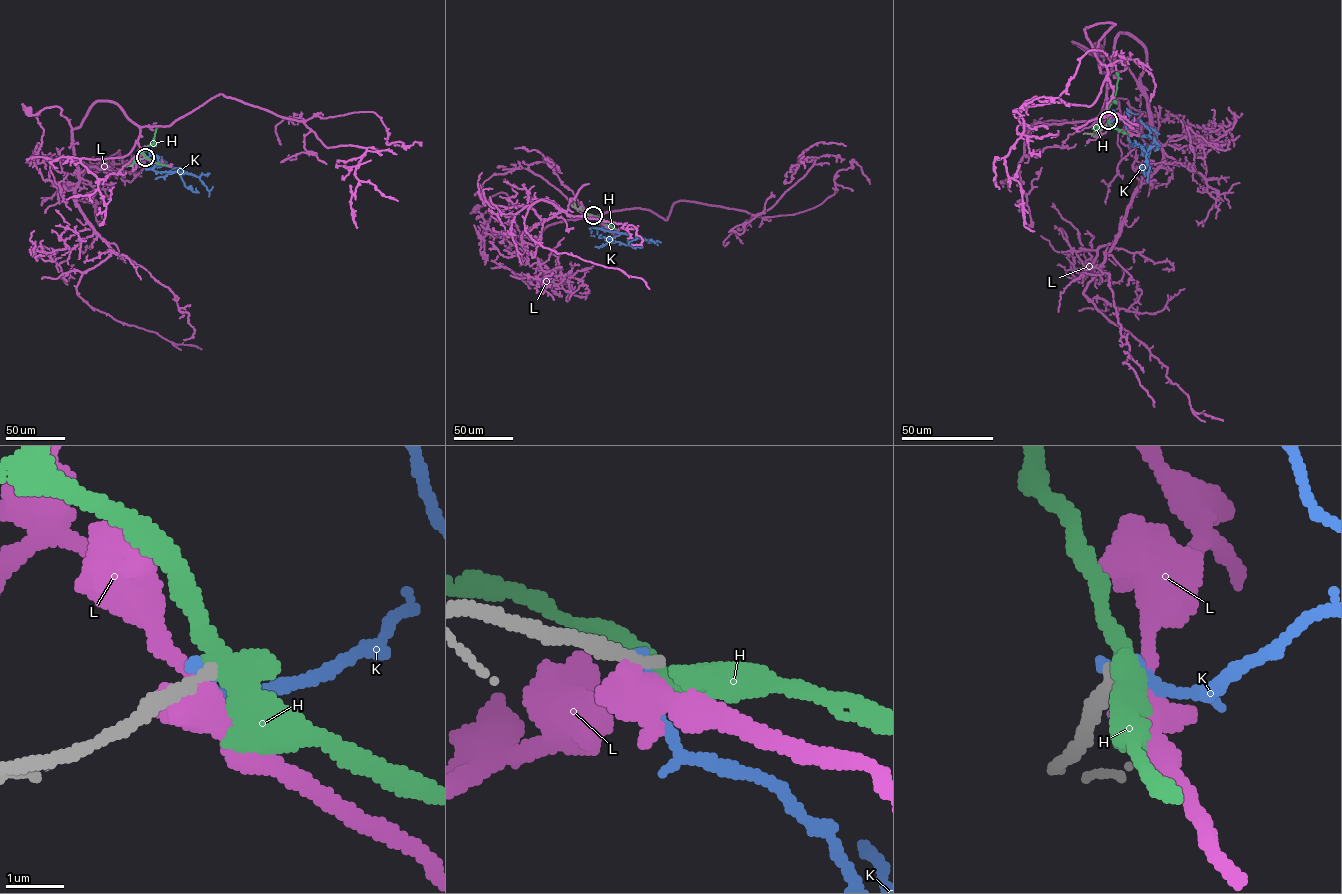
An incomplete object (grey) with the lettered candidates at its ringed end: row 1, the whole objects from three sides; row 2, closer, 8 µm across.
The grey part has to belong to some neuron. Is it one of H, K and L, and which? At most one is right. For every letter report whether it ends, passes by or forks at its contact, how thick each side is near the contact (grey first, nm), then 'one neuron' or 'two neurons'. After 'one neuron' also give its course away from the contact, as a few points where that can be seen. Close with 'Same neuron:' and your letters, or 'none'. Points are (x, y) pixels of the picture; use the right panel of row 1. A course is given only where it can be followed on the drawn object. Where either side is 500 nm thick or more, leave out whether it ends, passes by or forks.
H: it passes by; calibres 190 and 480 nm; two neurons
K: it ends; calibres 240 and 240 nm; two neurons
L: it forks; calibres 280 and 400 nm; two neurons
Same neuron: none

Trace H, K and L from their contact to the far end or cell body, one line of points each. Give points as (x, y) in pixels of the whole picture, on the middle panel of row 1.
H: (593, 216), (607, 221)
K: (593, 216), (606, 227), (600, 229), (631, 238), (629, 245), (610, 240), (595, 247)
L: (593, 216), (549, 224), (532, 239), (520, 235), (504, 193), (492, 196), (476, 209)

